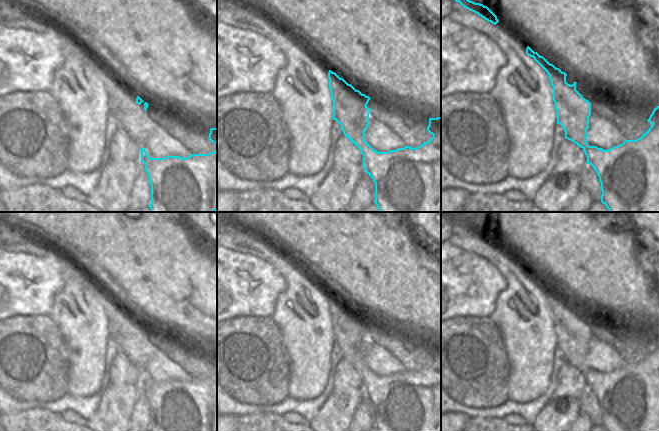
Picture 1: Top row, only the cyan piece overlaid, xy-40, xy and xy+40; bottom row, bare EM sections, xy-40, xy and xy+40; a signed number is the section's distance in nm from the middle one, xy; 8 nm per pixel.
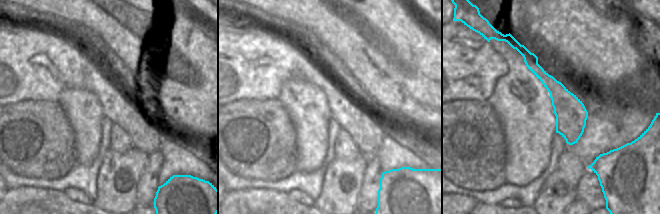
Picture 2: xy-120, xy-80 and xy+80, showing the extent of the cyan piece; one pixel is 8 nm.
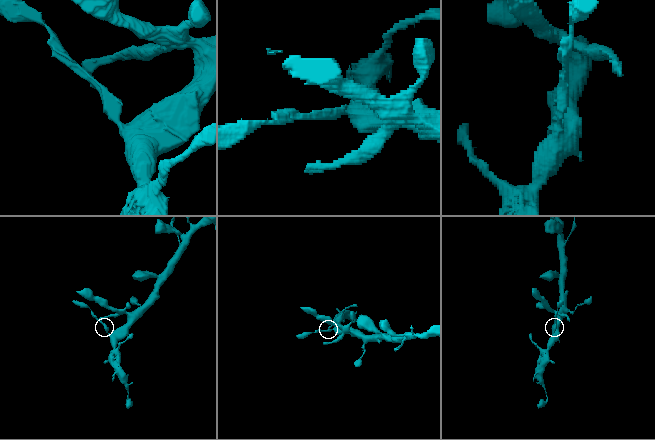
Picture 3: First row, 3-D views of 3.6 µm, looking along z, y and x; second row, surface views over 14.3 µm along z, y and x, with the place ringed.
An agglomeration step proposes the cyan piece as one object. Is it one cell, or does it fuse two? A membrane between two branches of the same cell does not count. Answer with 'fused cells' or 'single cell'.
fused cells

